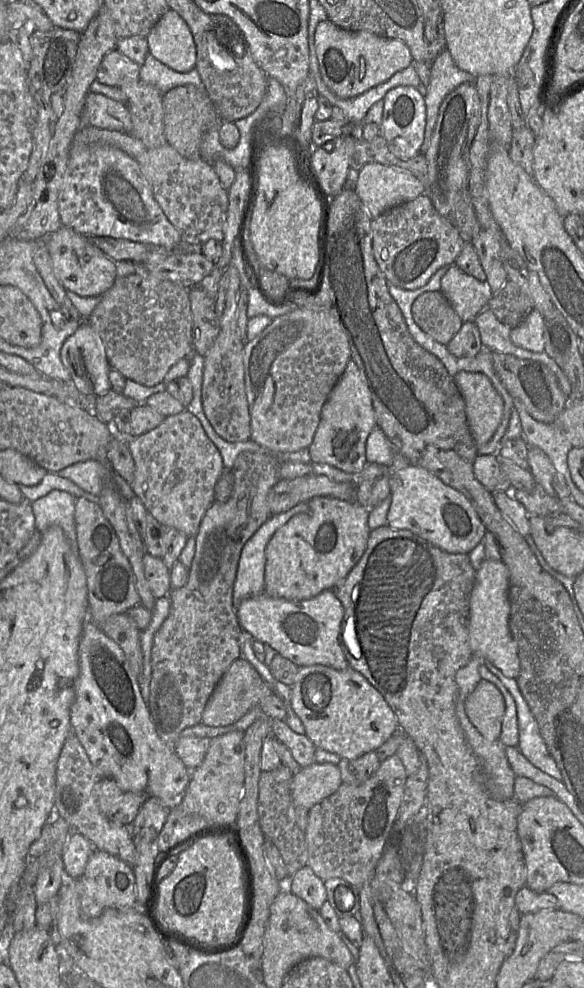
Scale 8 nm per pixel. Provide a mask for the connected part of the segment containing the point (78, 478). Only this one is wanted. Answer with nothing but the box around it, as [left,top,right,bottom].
[56,460,106,496]

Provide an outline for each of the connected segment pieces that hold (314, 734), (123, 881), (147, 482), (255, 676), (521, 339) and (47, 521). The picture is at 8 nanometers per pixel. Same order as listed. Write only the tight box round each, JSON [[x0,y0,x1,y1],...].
[[290,665,401,759],[79,849,136,919],[127,409,224,536],[201,658,287,727],[510,310,544,351],[32,490,77,551]]

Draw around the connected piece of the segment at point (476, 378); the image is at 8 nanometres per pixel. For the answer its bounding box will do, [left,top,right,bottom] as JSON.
[455,371,504,447]

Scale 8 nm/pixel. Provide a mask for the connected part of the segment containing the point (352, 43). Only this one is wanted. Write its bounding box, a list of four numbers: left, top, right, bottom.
[314,19,413,98]

